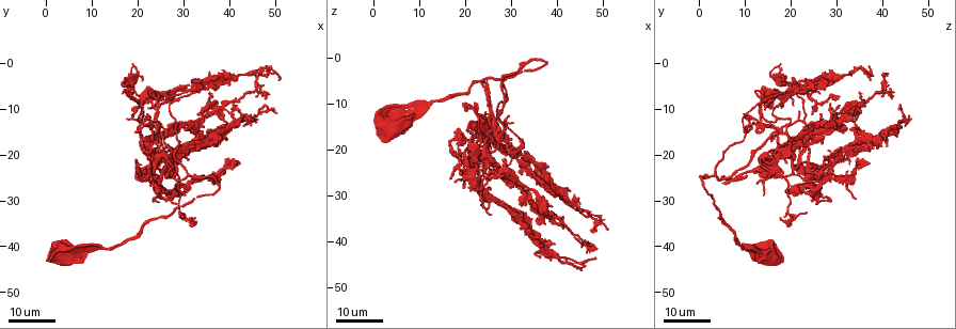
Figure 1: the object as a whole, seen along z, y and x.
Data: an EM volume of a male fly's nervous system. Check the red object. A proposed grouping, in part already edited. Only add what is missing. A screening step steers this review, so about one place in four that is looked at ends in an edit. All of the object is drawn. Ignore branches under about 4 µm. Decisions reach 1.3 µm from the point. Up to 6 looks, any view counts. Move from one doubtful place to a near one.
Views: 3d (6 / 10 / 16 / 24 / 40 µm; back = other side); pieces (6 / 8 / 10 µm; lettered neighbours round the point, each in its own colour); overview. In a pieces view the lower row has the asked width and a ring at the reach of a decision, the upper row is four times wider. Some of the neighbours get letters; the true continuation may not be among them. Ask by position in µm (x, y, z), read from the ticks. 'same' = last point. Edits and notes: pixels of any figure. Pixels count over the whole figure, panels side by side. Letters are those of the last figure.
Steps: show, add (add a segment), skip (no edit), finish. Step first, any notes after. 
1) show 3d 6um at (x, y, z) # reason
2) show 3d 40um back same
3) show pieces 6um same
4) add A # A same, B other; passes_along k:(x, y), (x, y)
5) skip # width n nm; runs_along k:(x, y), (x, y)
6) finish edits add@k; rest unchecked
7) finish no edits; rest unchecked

show 3d 24um at (17.5, 12.5, 27.0) # thin end

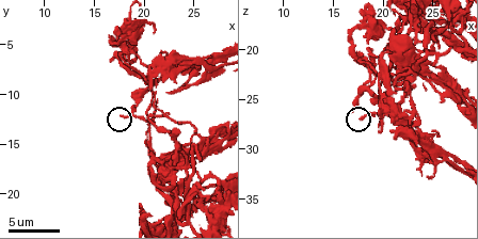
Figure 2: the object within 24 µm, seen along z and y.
show pieces 6um at (17.8, 12.2, 26.8) # what lies round it

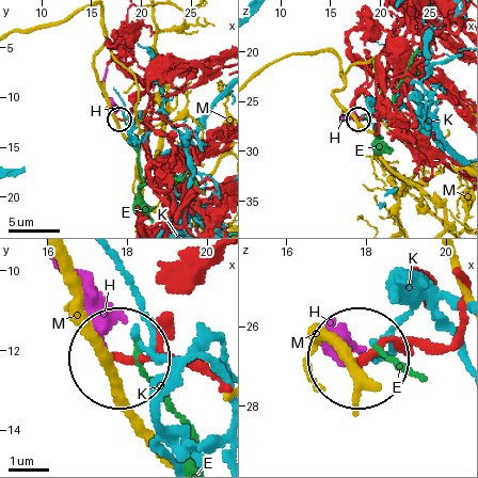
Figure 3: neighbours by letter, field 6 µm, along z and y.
add H # width 150 nm; E other, H same, K other, M other; the cell continues

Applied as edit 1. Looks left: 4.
show overview

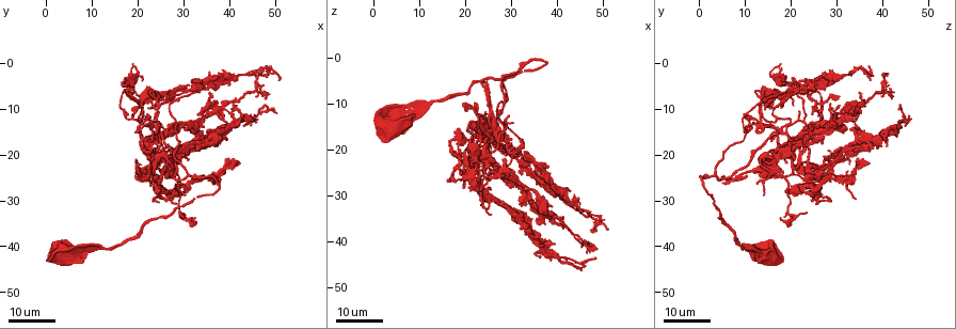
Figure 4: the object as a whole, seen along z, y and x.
show 3d 16um at (22.5, 17.5, 15.5) # free end

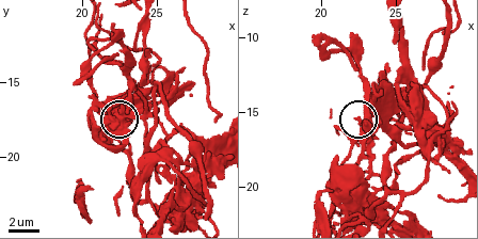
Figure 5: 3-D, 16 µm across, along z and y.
show pieces 8um at (23.2, 17.0, 15.8)

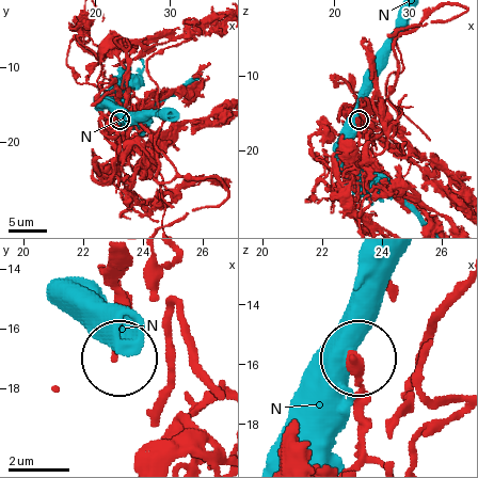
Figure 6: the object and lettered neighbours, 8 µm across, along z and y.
skip # width 360 nm; N other; no lettered segment goes on from it

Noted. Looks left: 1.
finish edits add@3; rest unchecked

